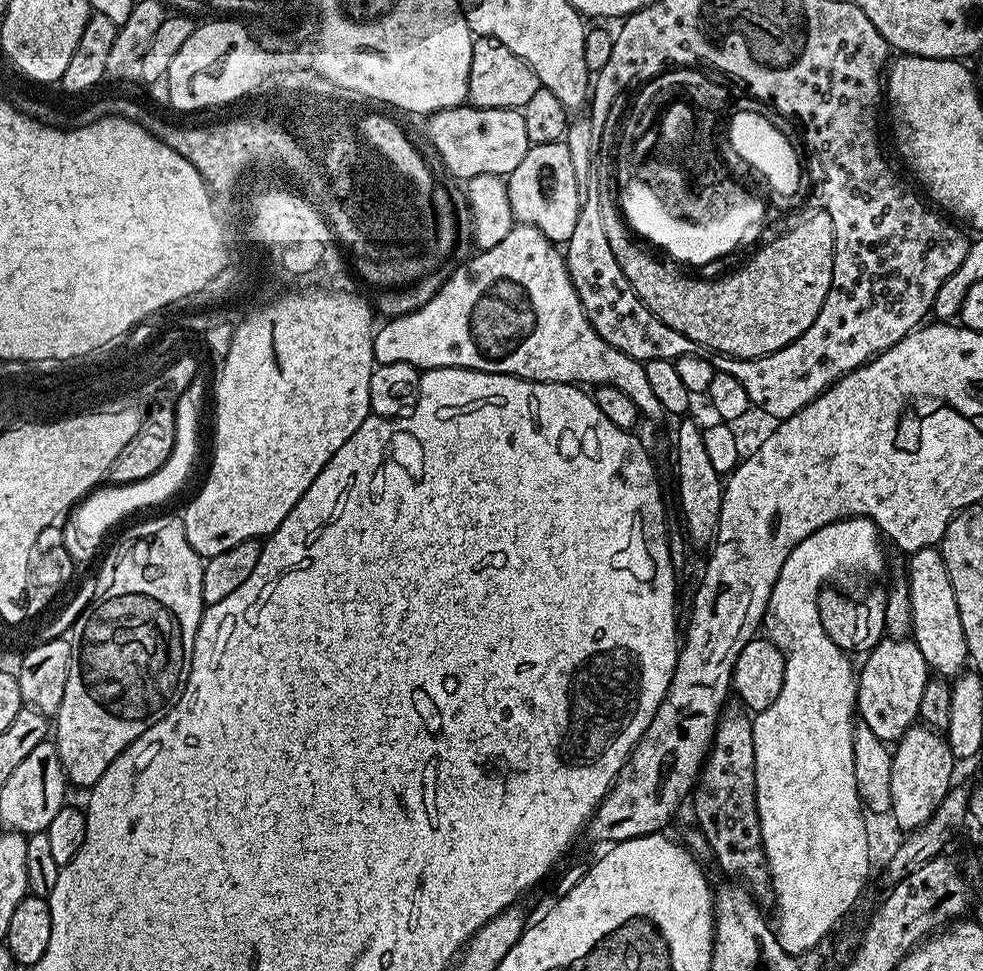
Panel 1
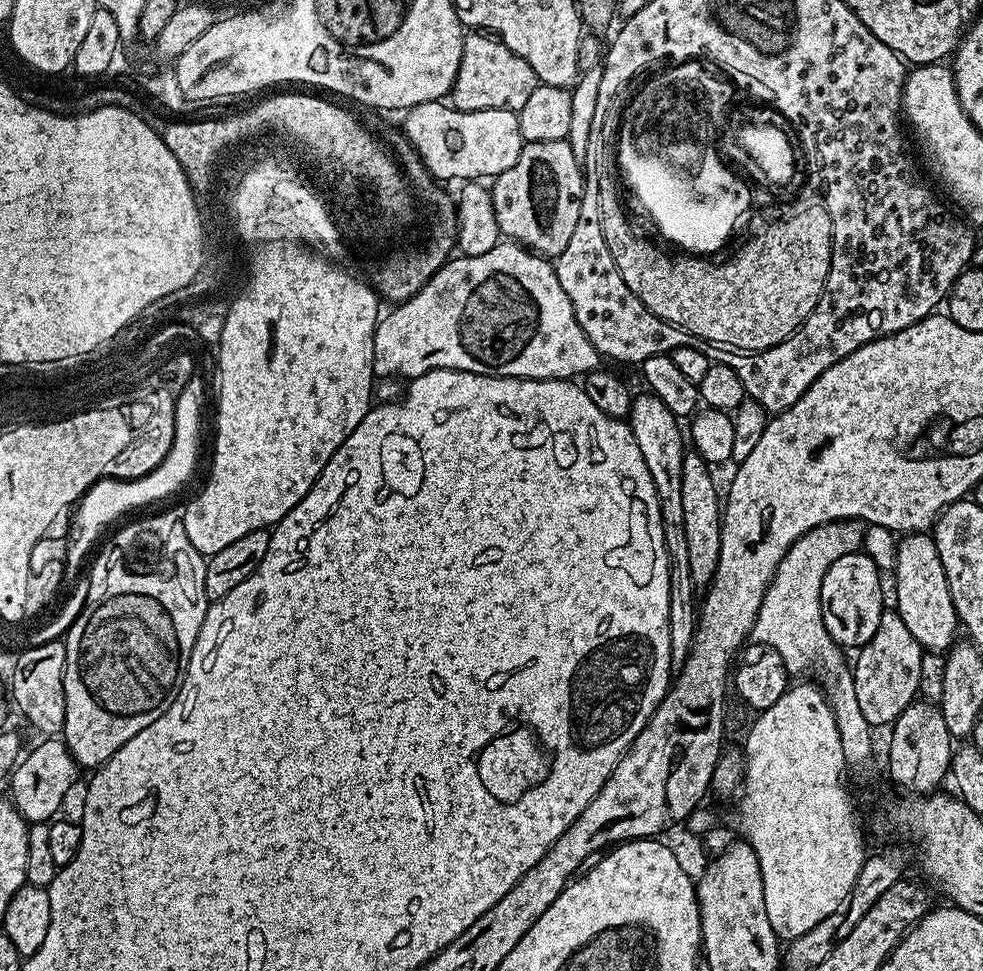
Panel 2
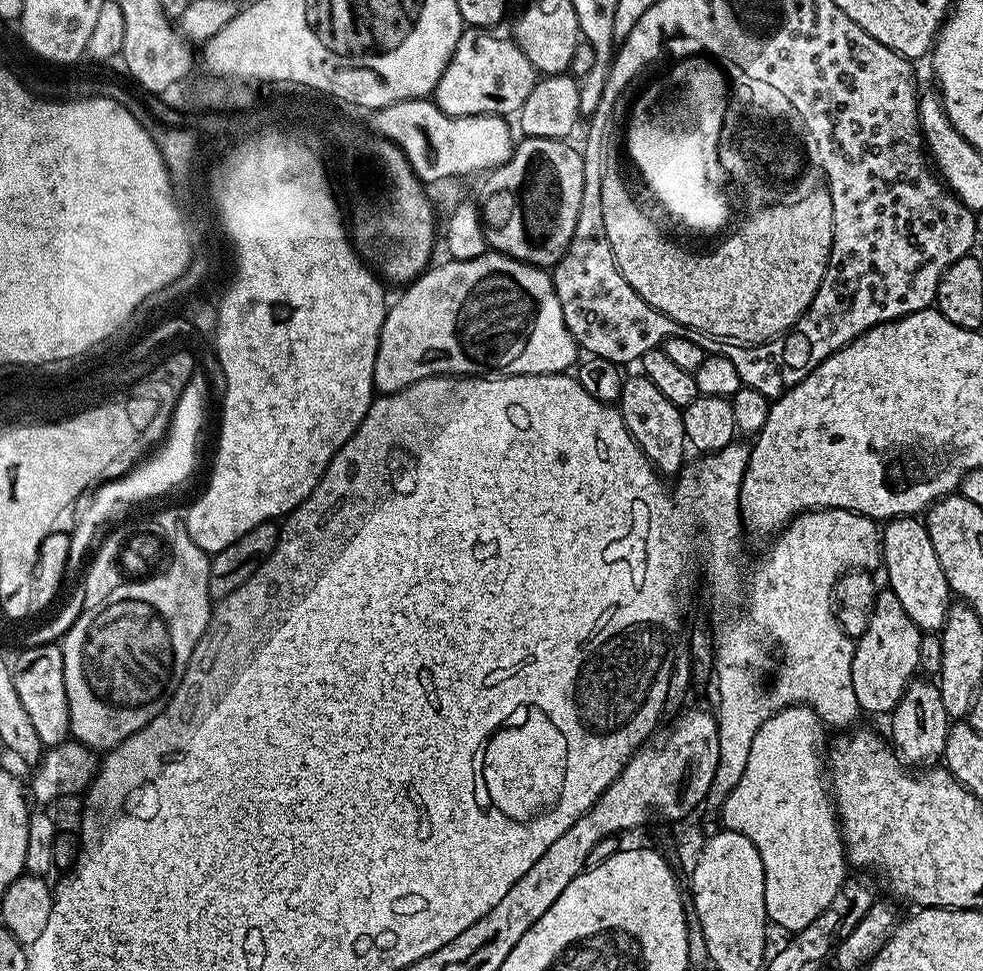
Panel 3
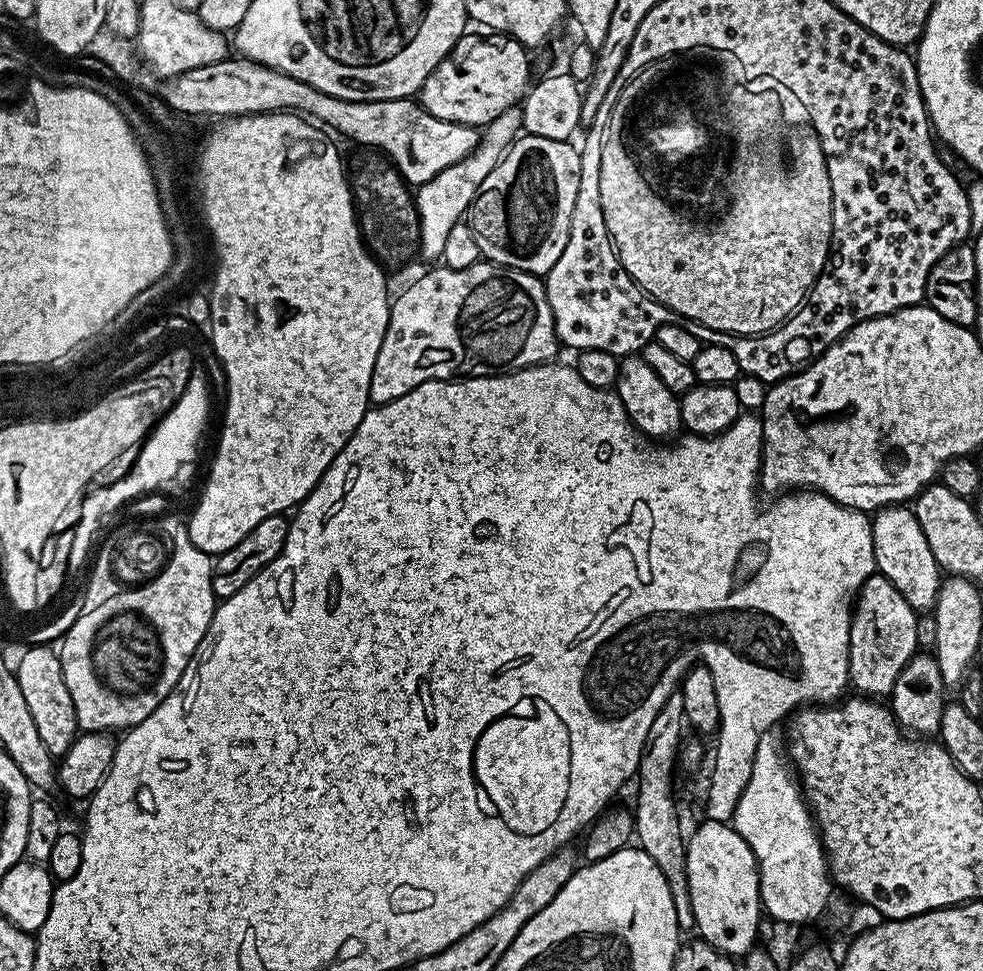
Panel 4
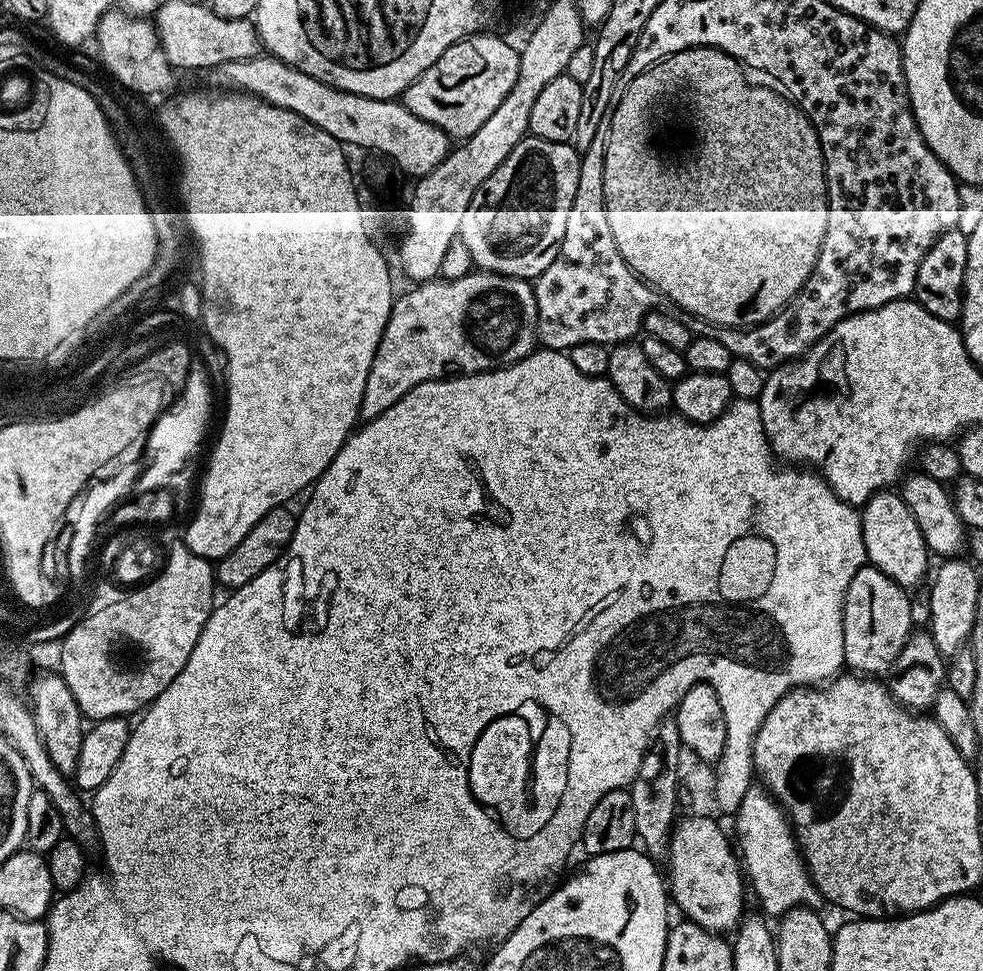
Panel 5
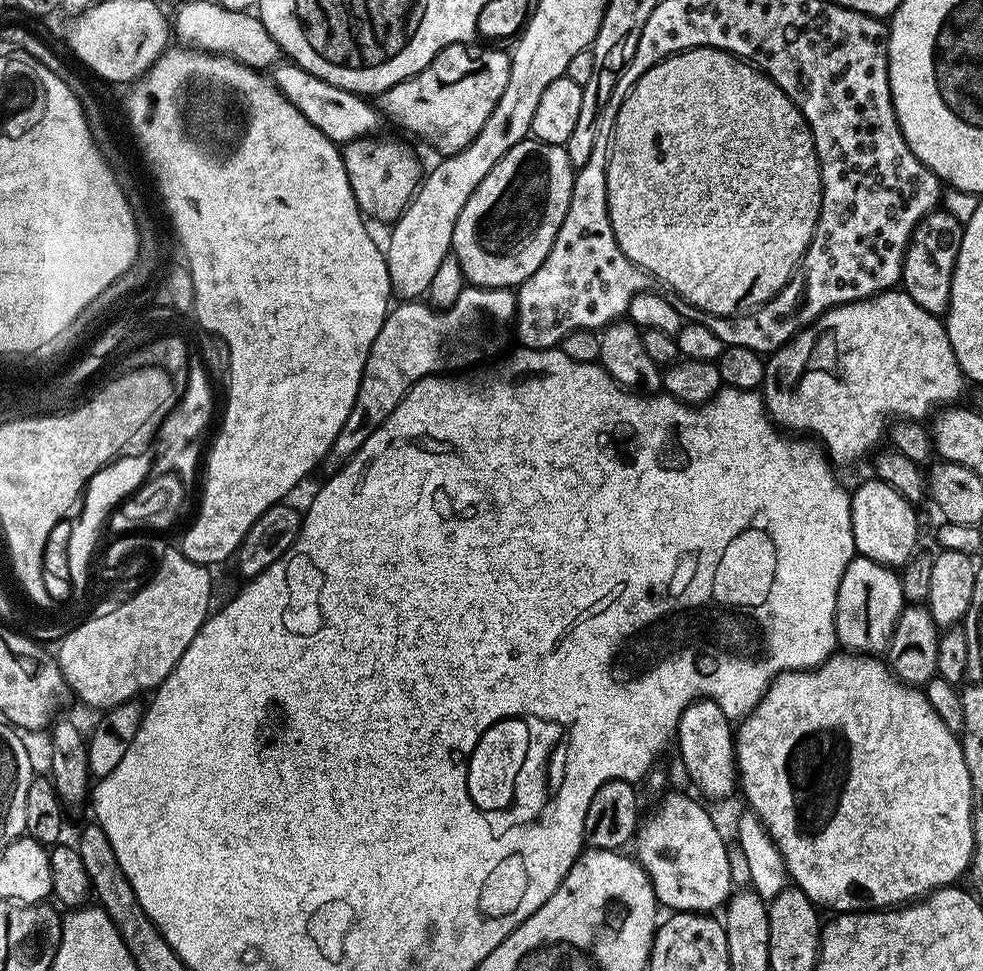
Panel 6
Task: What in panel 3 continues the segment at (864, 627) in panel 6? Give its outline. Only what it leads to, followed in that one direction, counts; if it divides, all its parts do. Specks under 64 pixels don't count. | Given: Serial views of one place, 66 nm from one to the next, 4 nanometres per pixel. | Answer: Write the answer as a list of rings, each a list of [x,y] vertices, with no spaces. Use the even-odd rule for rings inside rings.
[[[890,590],[877,591],[872,613],[865,632],[855,641],[852,677],[854,698],[858,698],[861,713],[884,712],[890,714],[898,706],[906,686],[919,669],[918,644],[920,627],[902,610],[902,602]]]

